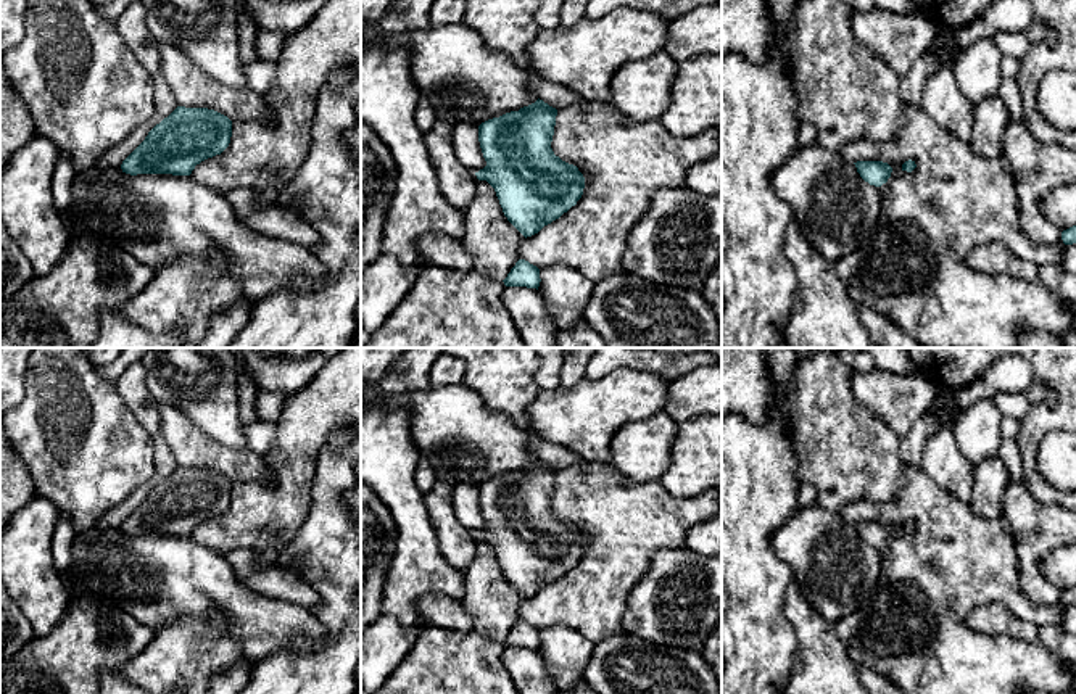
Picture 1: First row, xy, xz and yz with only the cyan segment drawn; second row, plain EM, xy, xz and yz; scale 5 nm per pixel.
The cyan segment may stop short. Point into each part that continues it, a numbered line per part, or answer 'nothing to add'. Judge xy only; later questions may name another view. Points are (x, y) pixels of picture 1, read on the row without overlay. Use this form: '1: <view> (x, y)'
nothing to add

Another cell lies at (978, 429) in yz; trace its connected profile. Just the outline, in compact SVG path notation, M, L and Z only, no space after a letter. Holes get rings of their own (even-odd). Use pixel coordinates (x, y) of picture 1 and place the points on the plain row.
M981 398L968 406L952 427L958 448L971 467L999 456L1000 417L992 398Z

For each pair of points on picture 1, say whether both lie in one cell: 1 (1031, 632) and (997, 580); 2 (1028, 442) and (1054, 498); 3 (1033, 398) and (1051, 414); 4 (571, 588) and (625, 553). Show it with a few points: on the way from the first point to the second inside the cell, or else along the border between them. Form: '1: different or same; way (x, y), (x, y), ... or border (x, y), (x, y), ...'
1: different; border (989, 603), (1002, 603), (1038, 627)
2: same; way (1030, 456), (1030, 474), (1039, 485)
3: different; border (1036, 377), (1055, 401), (1022, 422)
4: same; way (583, 588), (590, 588), (612, 565)

